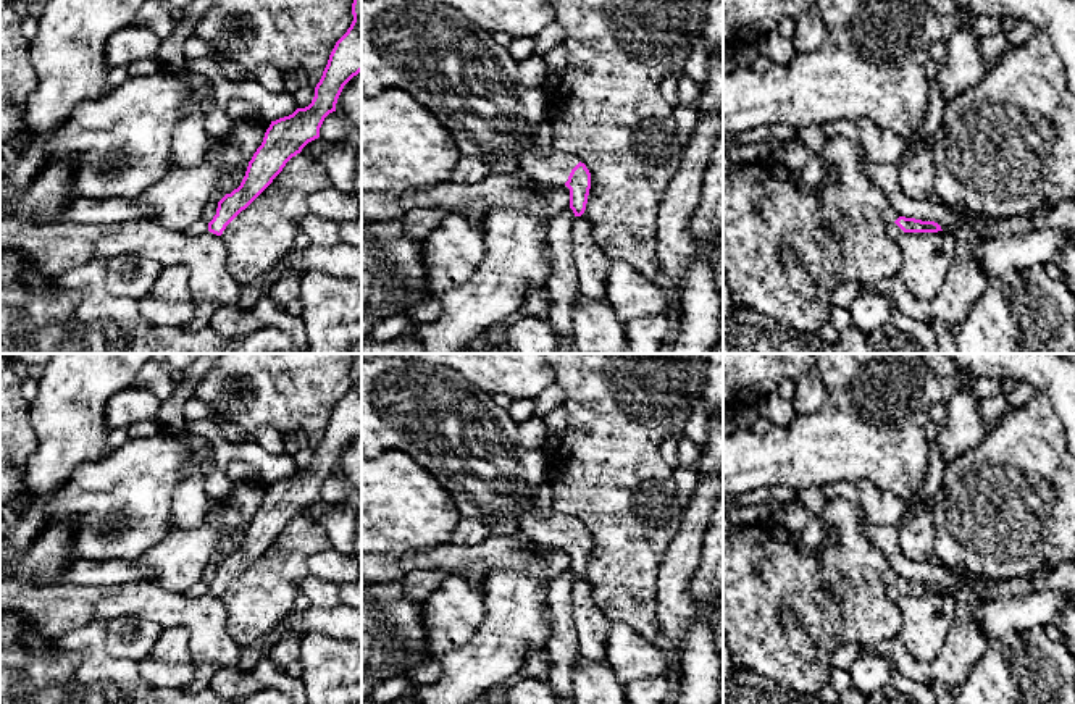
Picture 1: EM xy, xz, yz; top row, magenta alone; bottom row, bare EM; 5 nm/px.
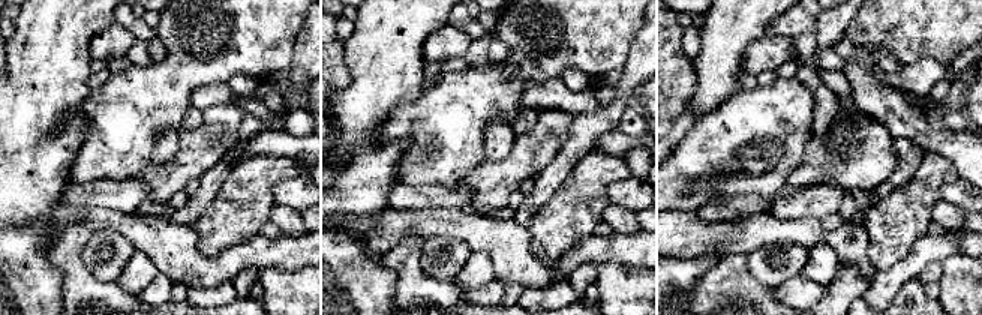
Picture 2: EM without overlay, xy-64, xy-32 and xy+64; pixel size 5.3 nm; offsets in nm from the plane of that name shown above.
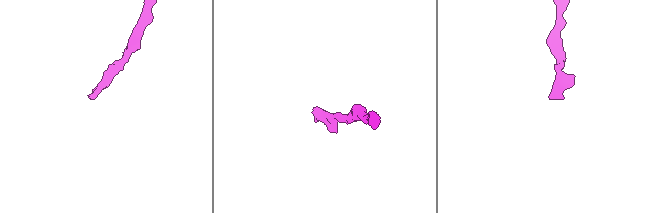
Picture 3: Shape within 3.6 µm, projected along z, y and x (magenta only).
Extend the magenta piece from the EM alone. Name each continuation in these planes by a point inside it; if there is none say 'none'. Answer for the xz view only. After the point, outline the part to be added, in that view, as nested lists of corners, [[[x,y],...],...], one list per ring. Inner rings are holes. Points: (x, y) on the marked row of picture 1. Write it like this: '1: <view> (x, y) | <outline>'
1: xz (554, 168) | [[[557,149],[547,157],[529,152],[521,163],[521,173],[531,181],[541,184],[565,184],[571,170],[579,163],[576,157],[570,157]]]

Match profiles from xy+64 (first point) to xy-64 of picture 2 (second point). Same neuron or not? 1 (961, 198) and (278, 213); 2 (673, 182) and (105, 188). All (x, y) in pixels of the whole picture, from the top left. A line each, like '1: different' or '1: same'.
1: different
2: different

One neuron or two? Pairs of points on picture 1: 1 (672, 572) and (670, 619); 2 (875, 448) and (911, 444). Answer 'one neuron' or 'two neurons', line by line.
1: one neuron
2: one neuron

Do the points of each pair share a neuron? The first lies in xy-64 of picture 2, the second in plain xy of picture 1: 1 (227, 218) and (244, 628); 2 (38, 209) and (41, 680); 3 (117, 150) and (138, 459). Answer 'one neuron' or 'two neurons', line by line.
1: one neuron
2: one neuron
3: one neuron

